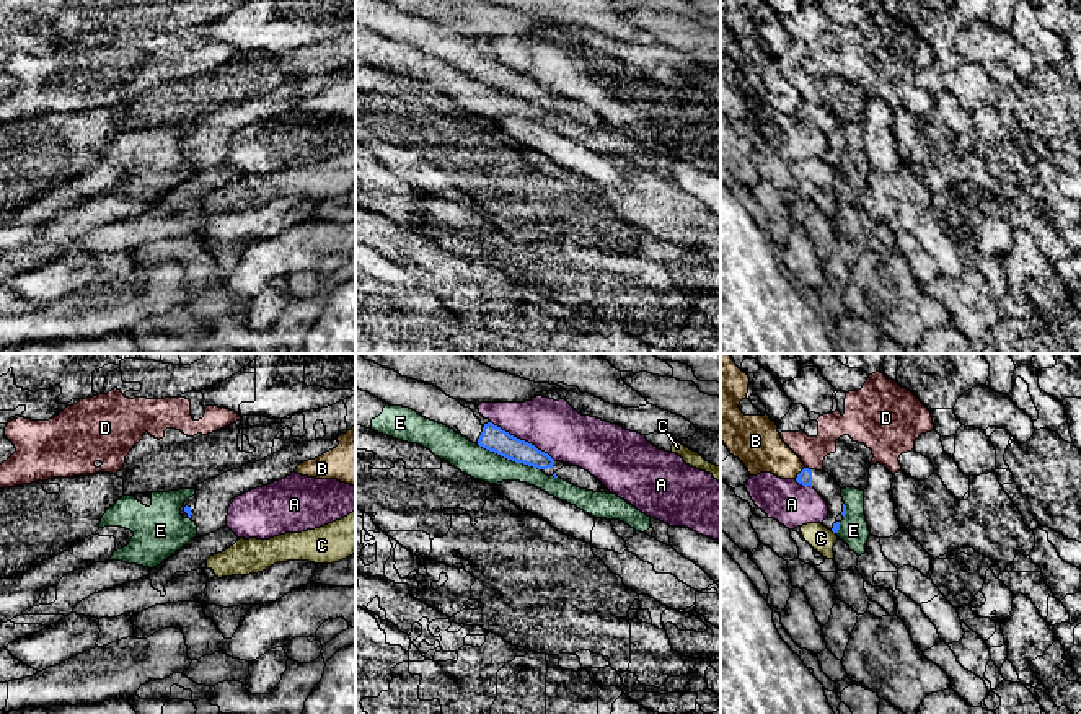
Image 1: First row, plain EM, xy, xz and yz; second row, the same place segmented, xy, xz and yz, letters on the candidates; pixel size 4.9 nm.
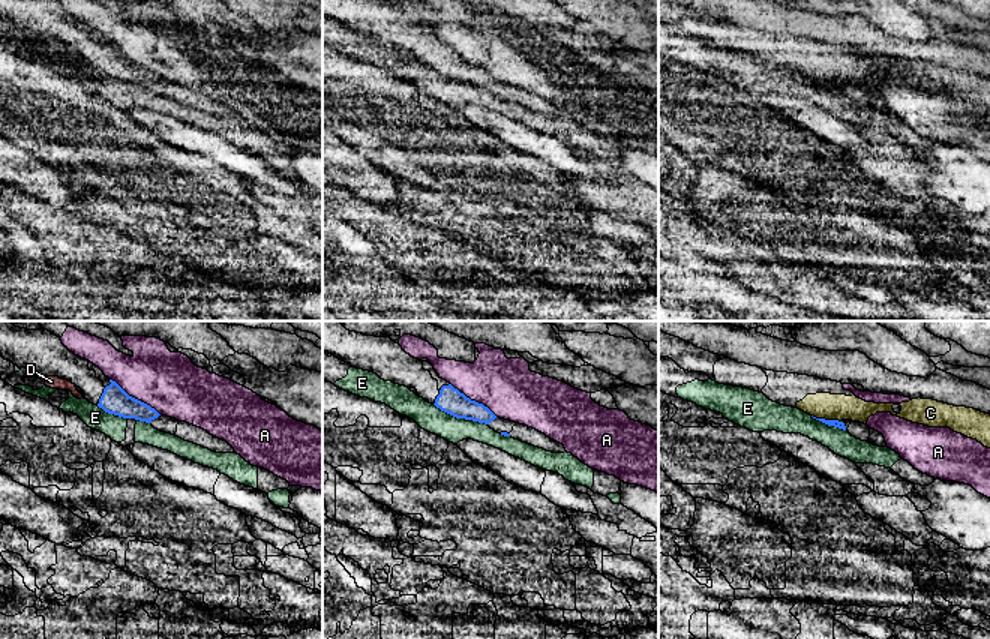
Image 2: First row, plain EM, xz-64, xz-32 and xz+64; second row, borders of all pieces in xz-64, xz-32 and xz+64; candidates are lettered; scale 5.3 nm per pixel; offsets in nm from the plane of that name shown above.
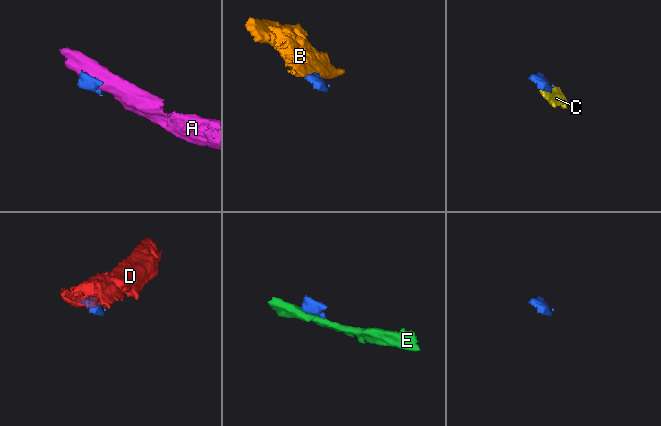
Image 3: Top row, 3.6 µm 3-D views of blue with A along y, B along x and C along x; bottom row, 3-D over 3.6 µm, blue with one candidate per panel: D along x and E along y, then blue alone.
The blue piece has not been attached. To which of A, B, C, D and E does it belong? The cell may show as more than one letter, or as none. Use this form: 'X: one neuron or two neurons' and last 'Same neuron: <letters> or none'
A: two neurons
B: two neurons
C: two neurons
D: two neurons
E: two neurons
Same neuron: none

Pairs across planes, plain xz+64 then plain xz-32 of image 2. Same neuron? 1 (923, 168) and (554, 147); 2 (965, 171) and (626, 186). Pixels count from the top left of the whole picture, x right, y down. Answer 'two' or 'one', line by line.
1: two
2: two

